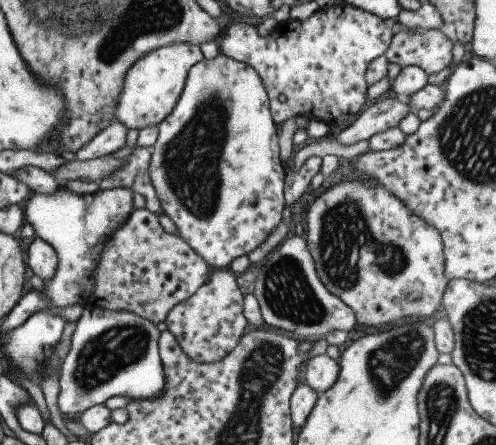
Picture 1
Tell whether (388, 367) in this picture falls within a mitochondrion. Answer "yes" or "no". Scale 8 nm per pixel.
yes

